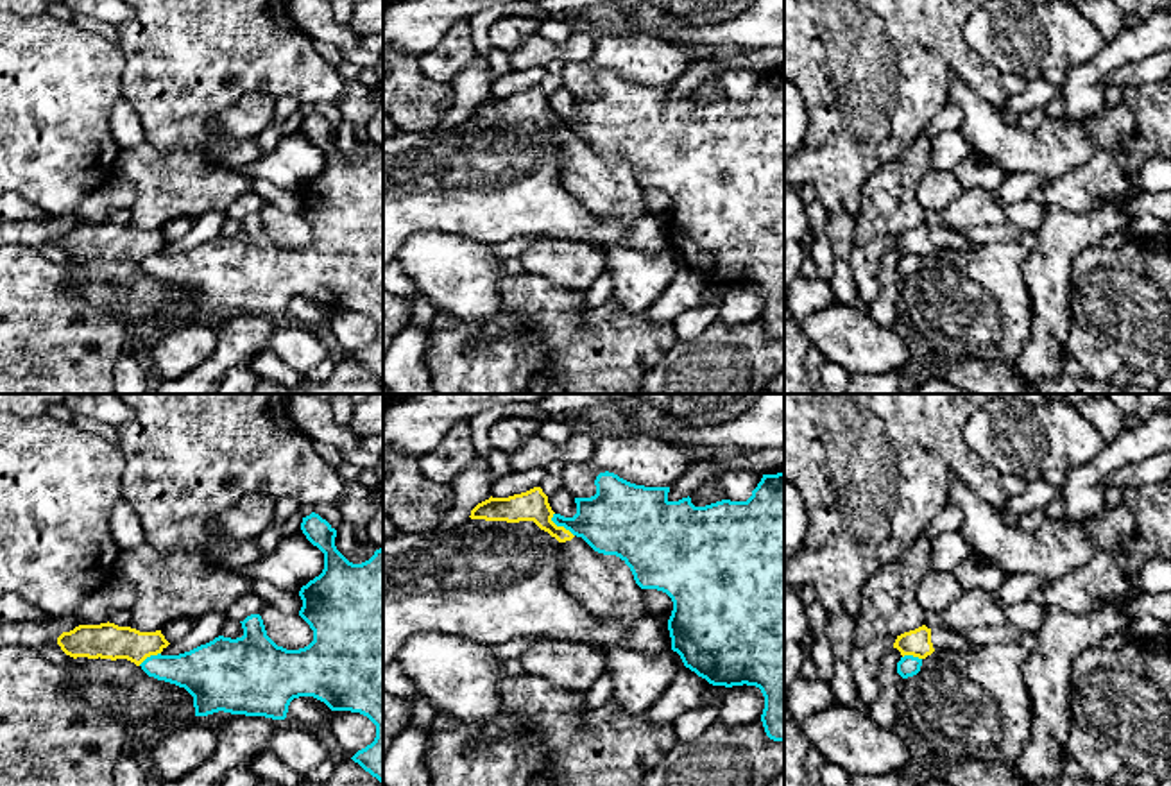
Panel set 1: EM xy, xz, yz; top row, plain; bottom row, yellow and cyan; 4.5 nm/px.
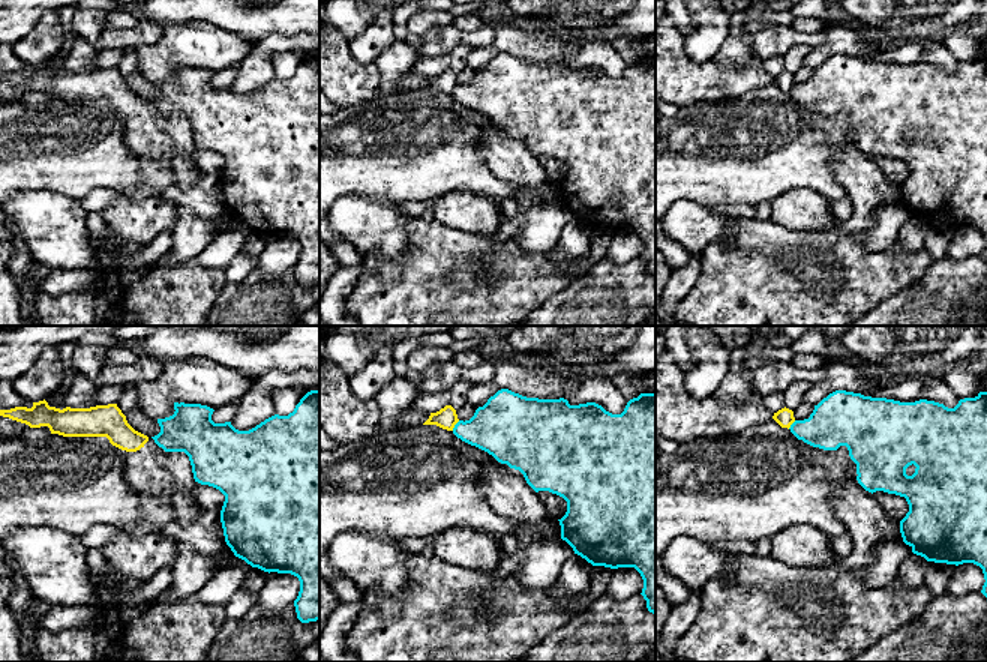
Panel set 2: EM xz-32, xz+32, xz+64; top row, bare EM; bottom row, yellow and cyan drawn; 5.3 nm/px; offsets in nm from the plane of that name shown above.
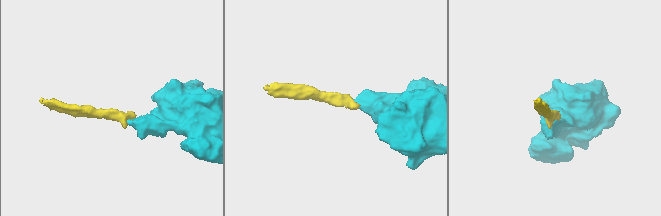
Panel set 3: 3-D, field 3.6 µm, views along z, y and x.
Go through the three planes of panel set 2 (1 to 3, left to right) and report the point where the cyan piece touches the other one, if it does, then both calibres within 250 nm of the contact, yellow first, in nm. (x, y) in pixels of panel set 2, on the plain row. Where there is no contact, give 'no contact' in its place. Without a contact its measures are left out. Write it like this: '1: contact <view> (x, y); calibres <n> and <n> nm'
1: no contact
2: contact xz+32 (455, 87); calibres 110 and 300 nm
3: contact xz+64 (791, 87); calibres 100 and 280 nm

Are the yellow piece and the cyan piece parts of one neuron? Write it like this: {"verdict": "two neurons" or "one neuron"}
{"verdict": "two neurons"}

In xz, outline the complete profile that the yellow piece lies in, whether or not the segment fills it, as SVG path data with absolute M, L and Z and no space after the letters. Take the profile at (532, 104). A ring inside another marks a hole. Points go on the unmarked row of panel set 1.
M541 86L509 97L489 97L471 109L471 118L485 120L534 120L560 141L560 179L584 208L605 220L632 227L648 215L643 188L636 183L630 167L616 154L594 150L582 136L557 125L553 109Z

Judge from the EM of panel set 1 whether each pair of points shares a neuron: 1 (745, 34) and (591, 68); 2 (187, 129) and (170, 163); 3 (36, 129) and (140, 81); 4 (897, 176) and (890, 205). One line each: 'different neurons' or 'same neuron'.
1: different neurons
2: different neurons
3: different neurons
4: same neuron

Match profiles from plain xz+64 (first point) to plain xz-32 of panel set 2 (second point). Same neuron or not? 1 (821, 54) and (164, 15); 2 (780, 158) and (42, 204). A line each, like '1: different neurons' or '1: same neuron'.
1: different neurons
2: different neurons

